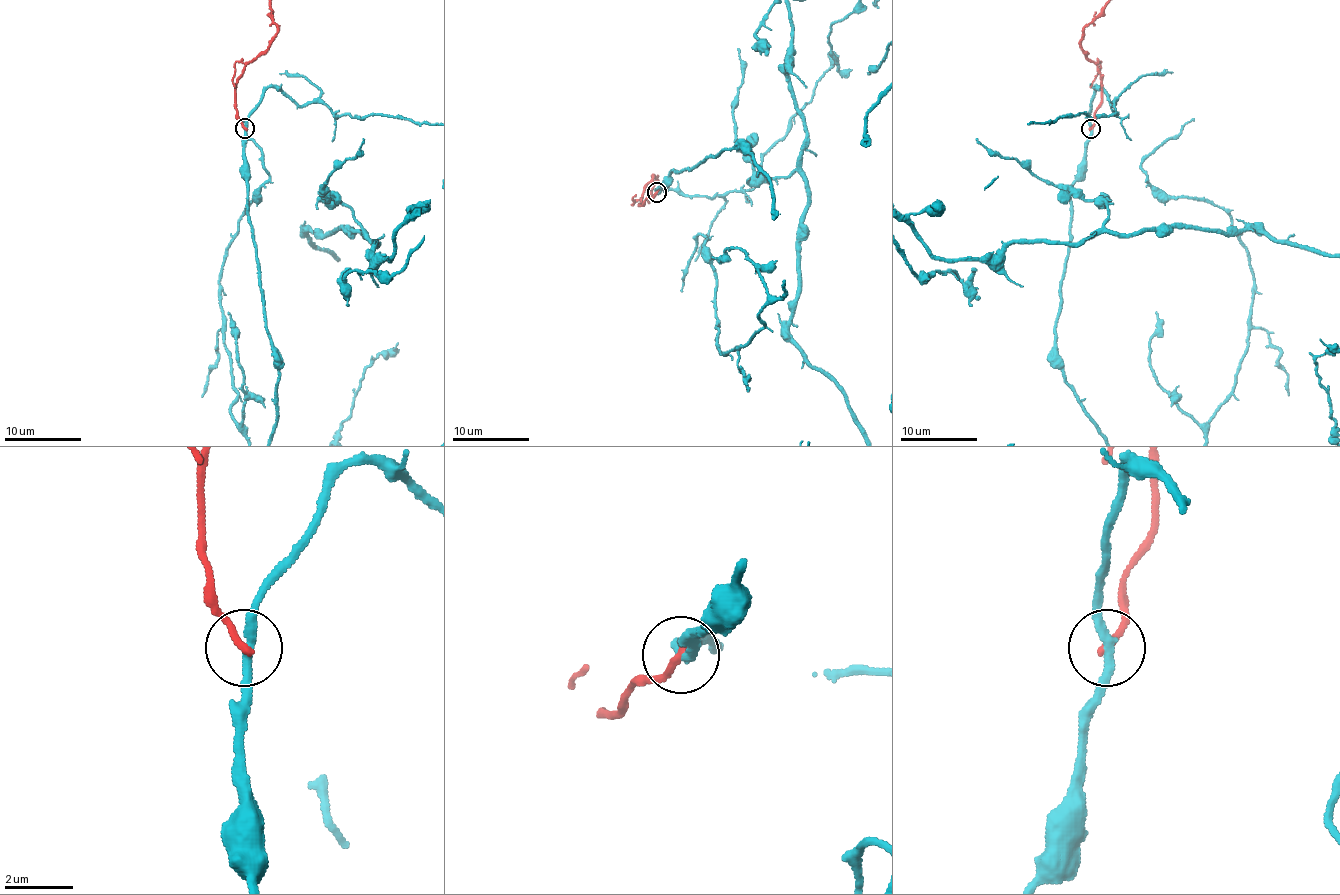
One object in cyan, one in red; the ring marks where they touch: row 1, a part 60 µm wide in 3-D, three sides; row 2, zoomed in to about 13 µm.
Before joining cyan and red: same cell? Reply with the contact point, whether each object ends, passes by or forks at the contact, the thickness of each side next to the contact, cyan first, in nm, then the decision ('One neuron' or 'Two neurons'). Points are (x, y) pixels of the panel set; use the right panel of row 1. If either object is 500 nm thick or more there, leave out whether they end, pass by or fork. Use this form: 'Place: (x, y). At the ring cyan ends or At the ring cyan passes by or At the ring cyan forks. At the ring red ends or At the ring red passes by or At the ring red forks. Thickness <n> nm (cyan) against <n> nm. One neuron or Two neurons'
Place: (1091, 128). At the ring cyan passes by. At the ring red ends. Thickness 260 nm (cyan) against 240 nm. Two neurons

